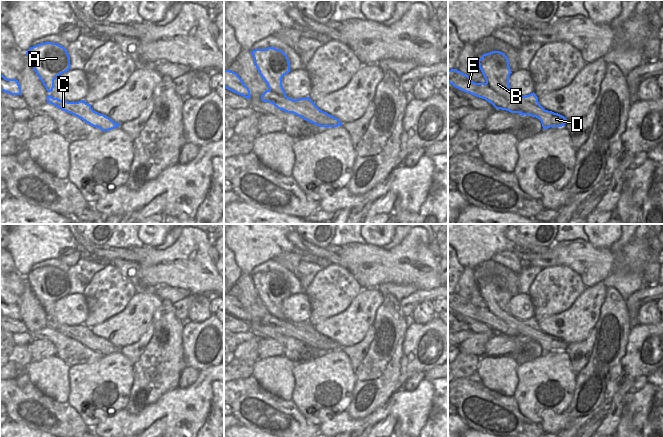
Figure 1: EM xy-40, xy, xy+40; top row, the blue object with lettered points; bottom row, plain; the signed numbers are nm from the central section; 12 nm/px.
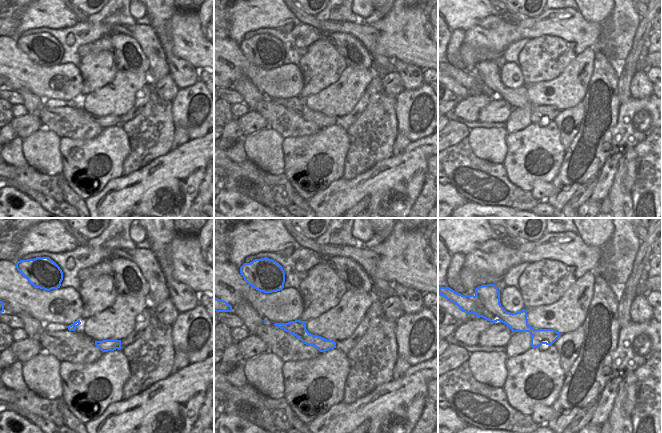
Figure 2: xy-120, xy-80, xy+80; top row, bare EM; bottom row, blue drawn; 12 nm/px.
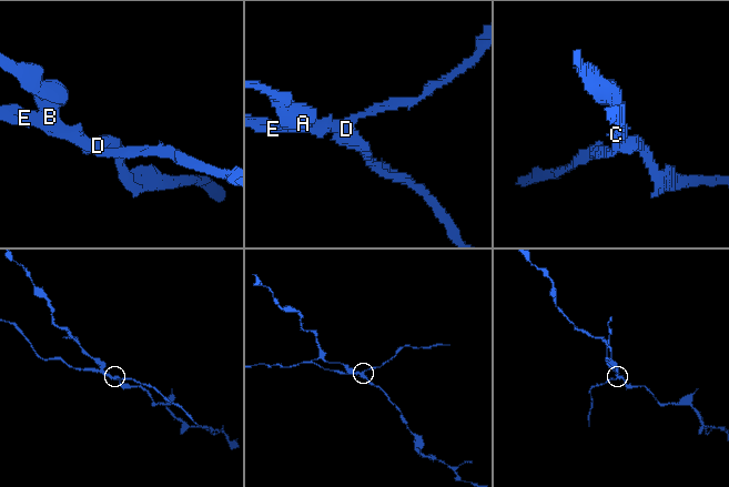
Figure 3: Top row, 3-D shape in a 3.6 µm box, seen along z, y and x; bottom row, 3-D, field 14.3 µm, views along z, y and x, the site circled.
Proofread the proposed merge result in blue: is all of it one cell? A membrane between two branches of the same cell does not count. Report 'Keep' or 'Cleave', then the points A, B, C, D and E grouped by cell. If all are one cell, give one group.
Cleave. Groups: A B D / C E.

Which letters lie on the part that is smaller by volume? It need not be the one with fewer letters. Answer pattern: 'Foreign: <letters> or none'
Foreign: C, E

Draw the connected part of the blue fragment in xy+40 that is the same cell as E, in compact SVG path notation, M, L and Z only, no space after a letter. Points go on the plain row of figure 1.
M457 293L448 294L448 306L461 315L490 326L496 333L506 334L511 337L525 338L519 331L493 314L488 307L475 307L471 302Z

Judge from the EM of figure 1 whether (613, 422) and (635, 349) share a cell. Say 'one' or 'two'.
one

